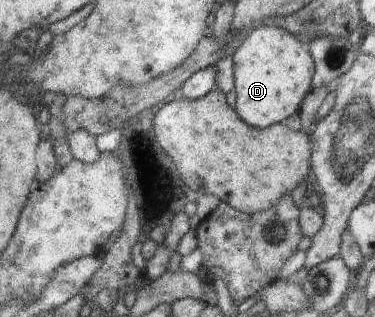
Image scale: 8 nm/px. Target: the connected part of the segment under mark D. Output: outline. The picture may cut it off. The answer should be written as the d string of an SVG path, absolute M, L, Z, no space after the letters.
M269 22L247 34L232 55L236 111L250 127L264 129L290 117L308 91L314 75L314 61L299 39Z

